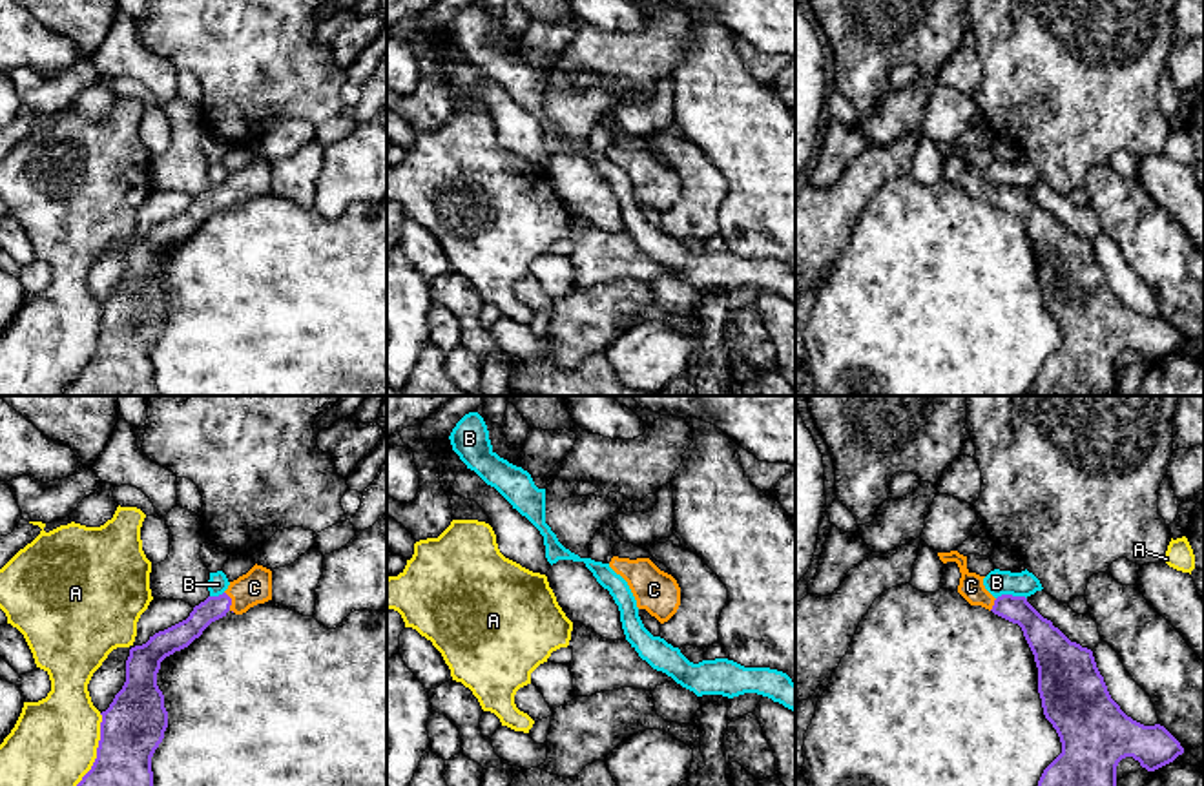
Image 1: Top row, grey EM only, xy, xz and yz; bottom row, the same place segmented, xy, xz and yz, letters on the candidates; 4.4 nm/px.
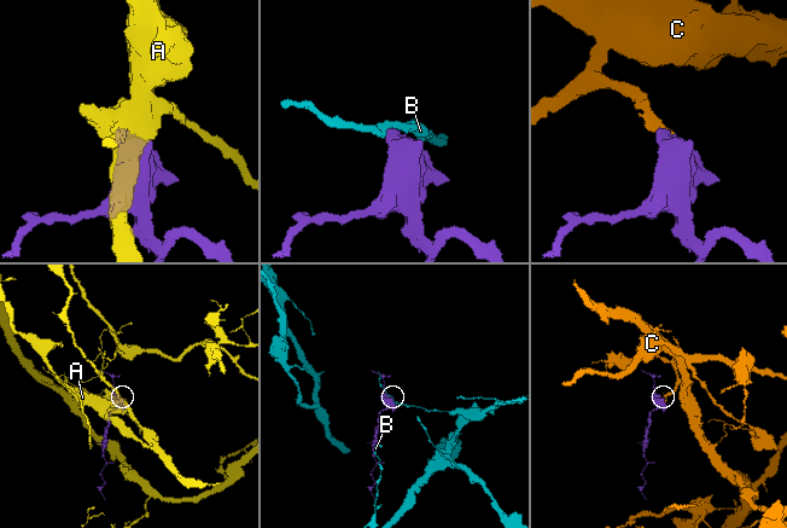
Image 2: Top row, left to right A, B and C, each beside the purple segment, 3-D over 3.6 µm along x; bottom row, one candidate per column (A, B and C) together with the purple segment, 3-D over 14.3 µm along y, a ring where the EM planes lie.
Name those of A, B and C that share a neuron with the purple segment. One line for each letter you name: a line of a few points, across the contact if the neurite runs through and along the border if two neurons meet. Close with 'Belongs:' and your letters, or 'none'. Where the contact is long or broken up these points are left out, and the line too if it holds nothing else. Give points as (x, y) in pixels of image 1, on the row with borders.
C: Line: xy (214, 608), (230, 602), (254, 588)
Belongs: C

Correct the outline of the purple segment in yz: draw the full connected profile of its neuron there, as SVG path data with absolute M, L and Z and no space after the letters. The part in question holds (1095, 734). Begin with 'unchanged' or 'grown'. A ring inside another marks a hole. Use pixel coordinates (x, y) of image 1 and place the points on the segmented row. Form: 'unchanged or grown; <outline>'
grown; M958 551L938 553L961 573L958 593L970 604L1018 624L1034 655L1045 719L1056 729L1062 753L1043 770L1038 786L1116 786L1116 766L1133 757L1155 771L1184 753L1160 724L1144 726L1111 698L1093 651L1071 642L1025 596L994 598L983 578L967 569Z

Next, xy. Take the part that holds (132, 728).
grown; M255 564L246 574L230 582L223 595L208 596L195 605L186 620L155 633L146 644L131 647L126 660L126 682L109 708L100 713L97 759L77 786L153 786L151 757L168 728L164 695L157 686L161 662L175 651L188 647L212 622L226 616L228 611L243 615L268 600L272 600L272 571Z

